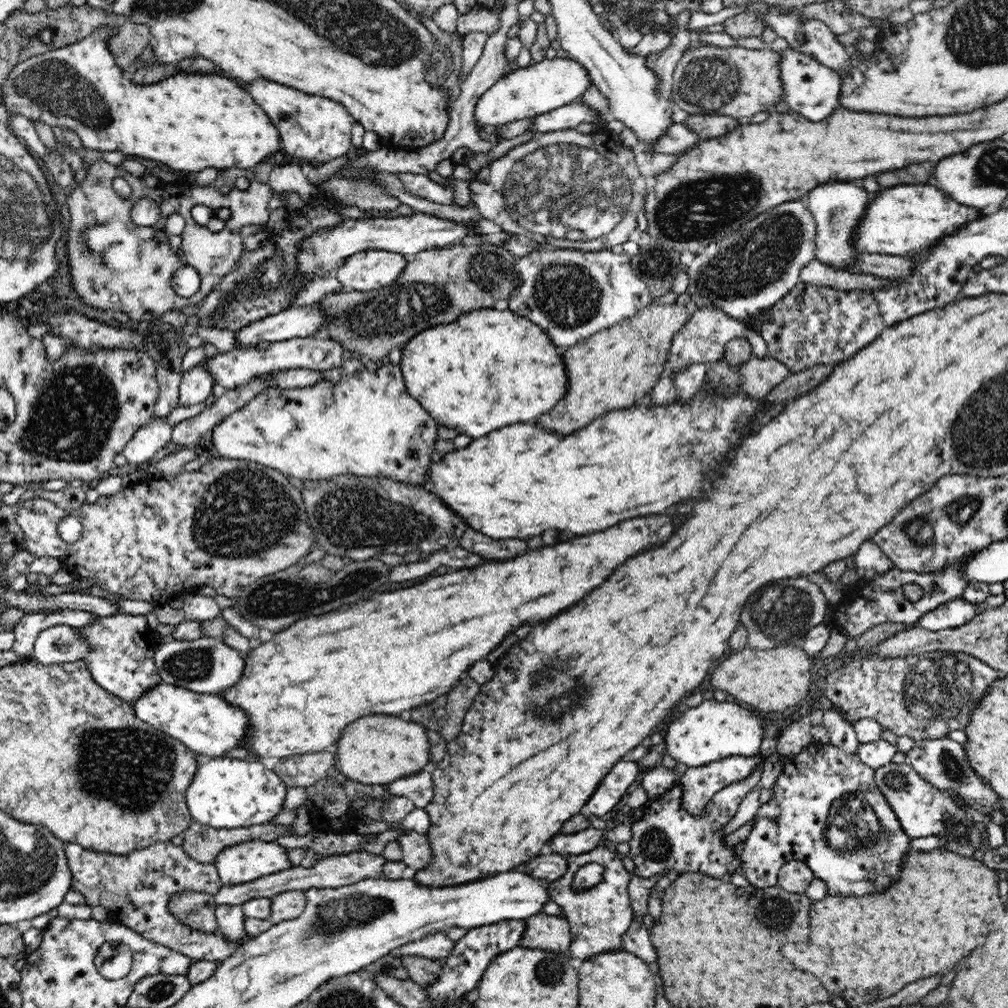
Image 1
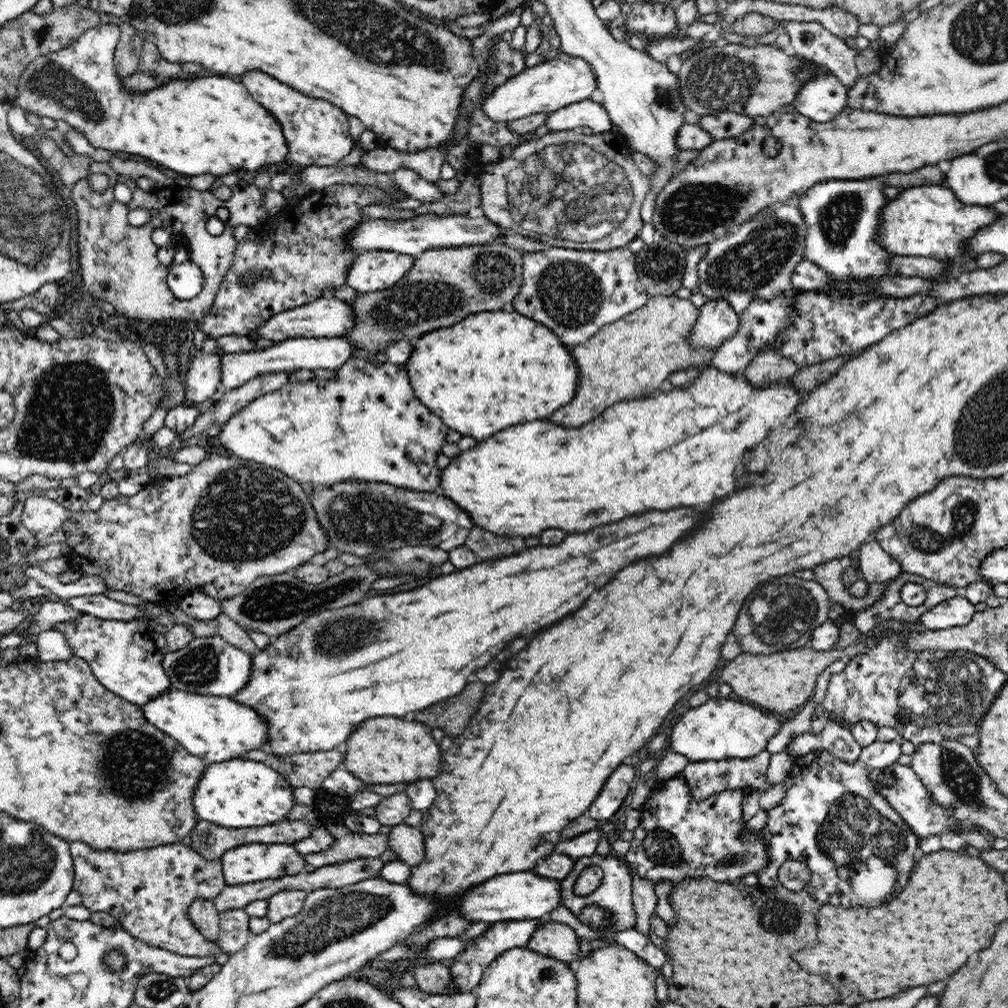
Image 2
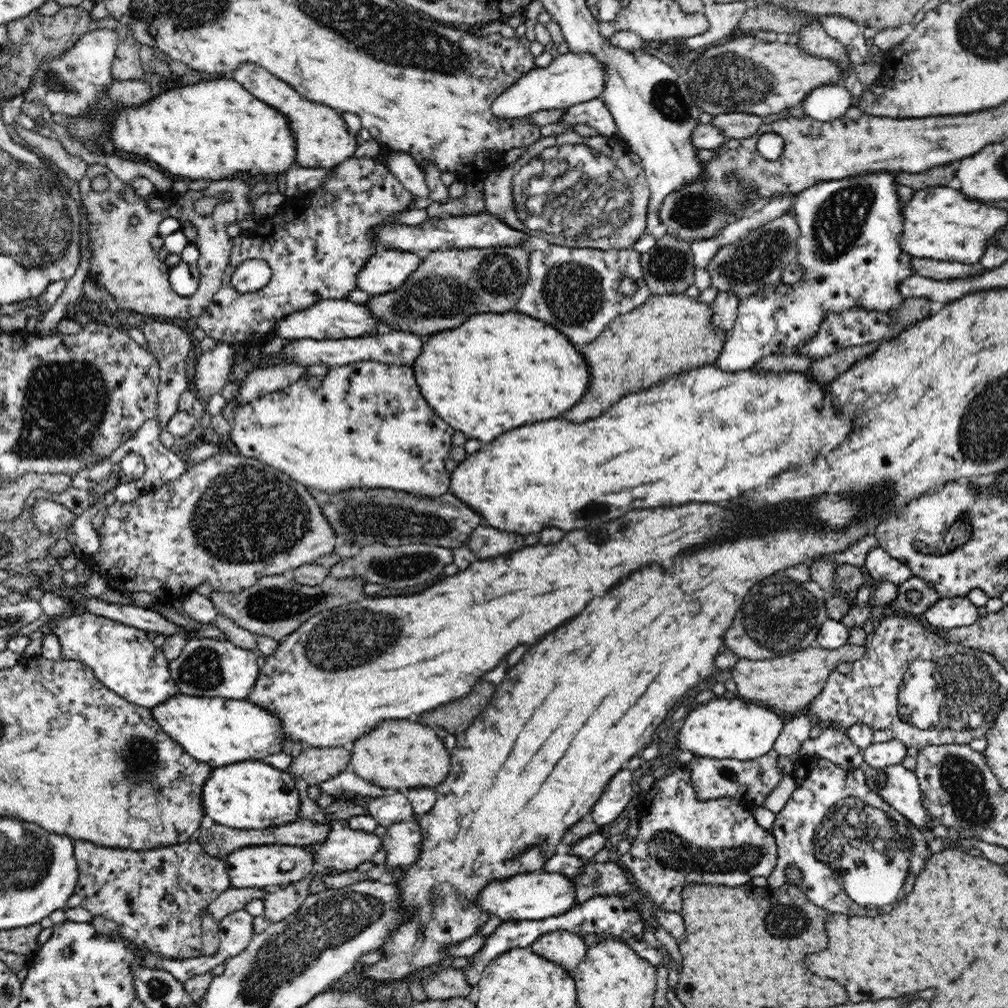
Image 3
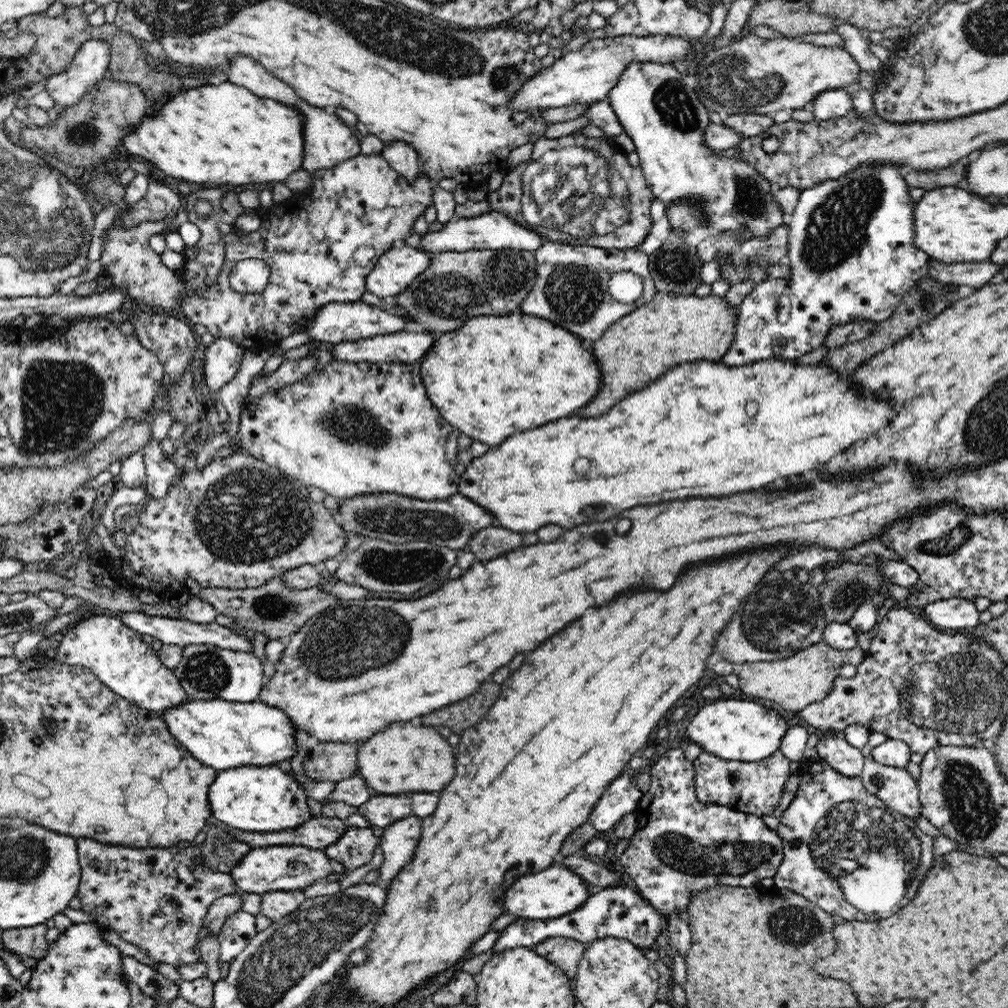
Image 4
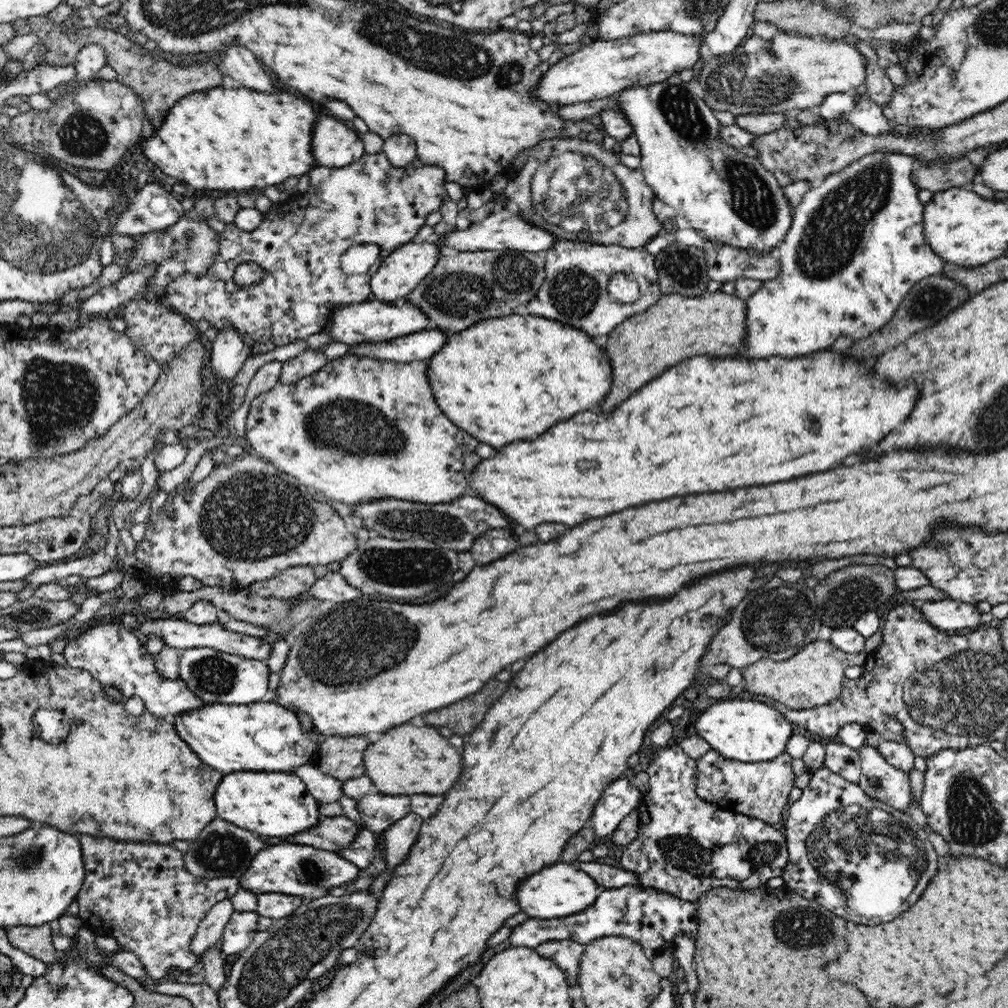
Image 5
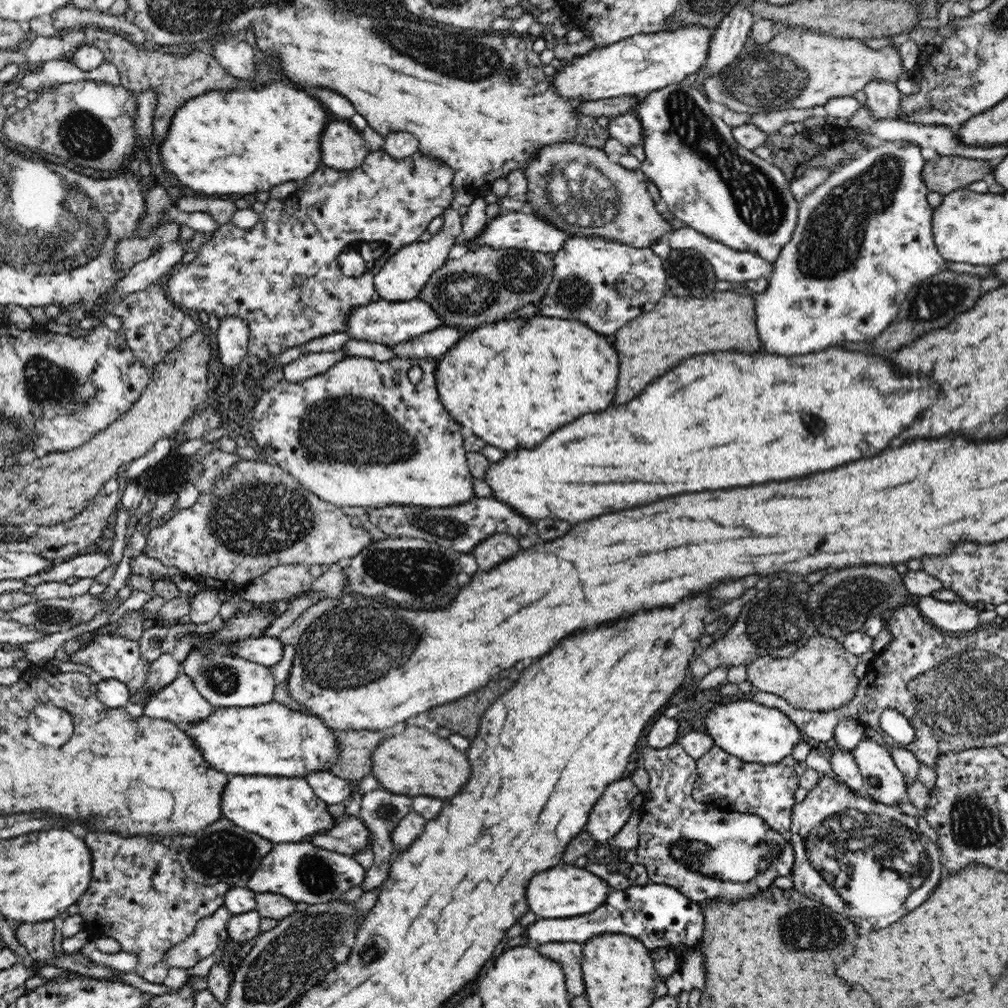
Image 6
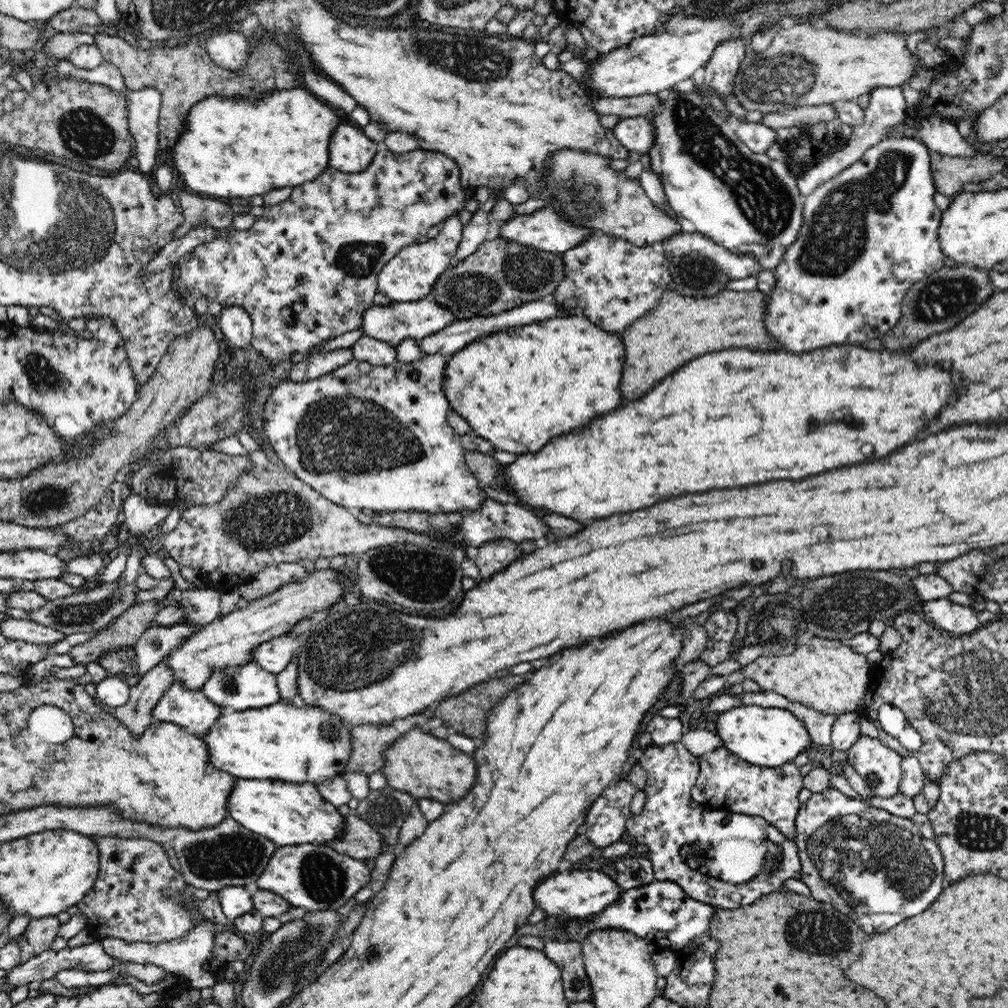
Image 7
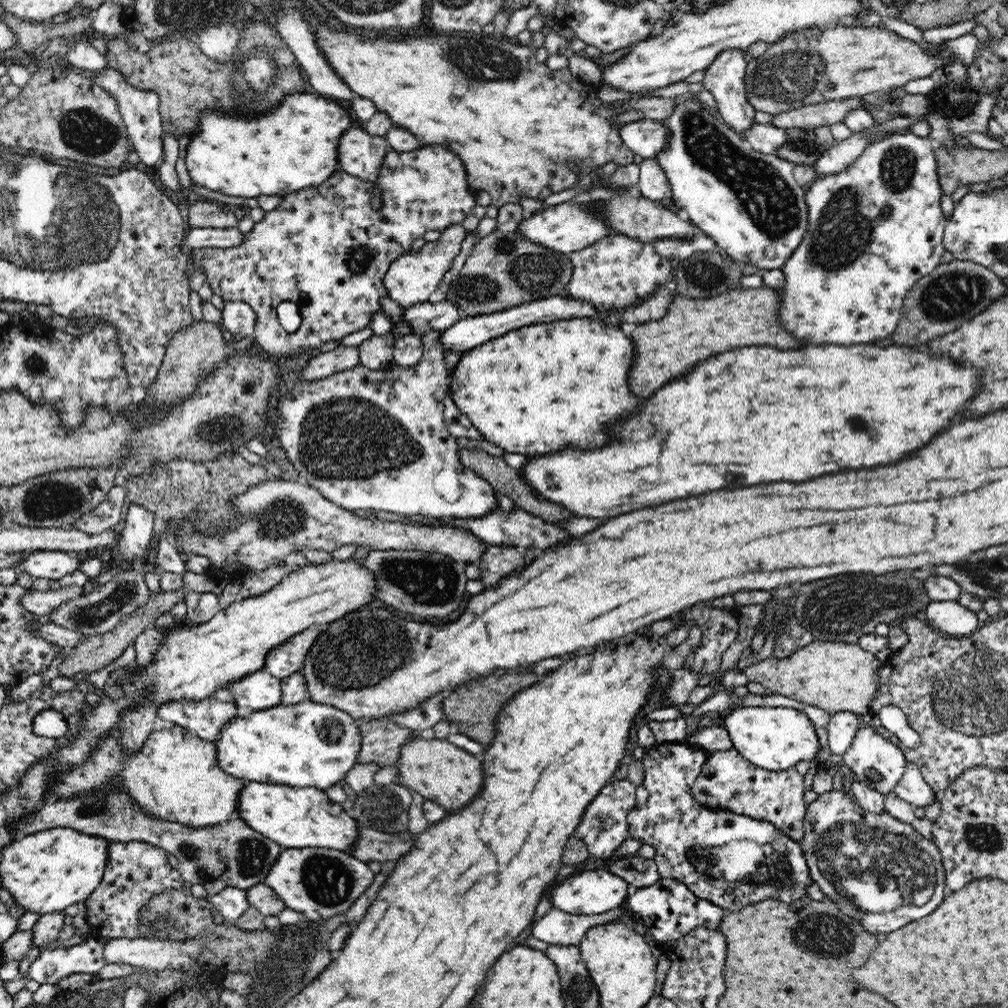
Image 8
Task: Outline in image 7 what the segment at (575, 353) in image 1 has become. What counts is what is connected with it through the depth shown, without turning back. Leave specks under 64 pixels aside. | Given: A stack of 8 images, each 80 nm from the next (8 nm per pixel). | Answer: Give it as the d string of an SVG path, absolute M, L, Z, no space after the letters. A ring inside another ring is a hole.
M723 289L712 297L695 298L667 291L655 309L636 319L619 334L626 361L622 374L622 396L636 400L644 396L656 382L680 369L694 358L719 350L752 349L778 351L780 343L774 341L762 323L765 295L752 292L734 292Z

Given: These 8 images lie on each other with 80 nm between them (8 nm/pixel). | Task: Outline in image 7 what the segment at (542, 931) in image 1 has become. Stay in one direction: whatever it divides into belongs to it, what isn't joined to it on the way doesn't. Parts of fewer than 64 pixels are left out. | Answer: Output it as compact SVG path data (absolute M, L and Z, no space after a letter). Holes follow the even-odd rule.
M546 940L544 955L561 968L561 978L568 1002L592 1001L592 987L584 971L583 950L578 941Z

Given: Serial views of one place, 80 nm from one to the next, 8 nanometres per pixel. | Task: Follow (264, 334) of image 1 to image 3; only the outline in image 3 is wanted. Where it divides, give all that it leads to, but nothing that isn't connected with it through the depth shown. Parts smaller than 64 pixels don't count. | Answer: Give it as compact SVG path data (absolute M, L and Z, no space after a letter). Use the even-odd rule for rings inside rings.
M327 299L310 306L308 309L298 310L292 314L286 314L272 326L270 336L284 340L315 338L316 340L338 340L338 338L358 338L364 332L370 332L376 328L374 315L363 304L353 304L347 299Z

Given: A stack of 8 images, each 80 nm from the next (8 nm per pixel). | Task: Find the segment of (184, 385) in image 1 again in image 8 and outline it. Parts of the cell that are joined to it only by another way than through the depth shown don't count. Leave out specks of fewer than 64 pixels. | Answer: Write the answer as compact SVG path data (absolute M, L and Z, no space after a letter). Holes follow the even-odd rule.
M226 302L222 312L222 327L241 344L250 345L254 339L256 313L244 302Z

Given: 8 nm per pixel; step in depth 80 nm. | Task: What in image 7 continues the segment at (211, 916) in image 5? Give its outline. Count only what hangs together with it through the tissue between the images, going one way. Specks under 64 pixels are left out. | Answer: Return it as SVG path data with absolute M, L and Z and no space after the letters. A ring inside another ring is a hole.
M204 918L196 923L186 936L171 940L170 942L163 942L159 945L144 942L128 943L122 941L122 939L110 937L104 938L99 942L104 947L106 954L114 958L121 958L122 960L127 960L127 962L136 962L136 964L146 964L146 962L155 964L163 968L167 973L179 973L183 975L188 980L190 987L200 990L201 988L211 988L215 984L214 974L204 971L202 964L211 958L216 933L222 928L220 924Z

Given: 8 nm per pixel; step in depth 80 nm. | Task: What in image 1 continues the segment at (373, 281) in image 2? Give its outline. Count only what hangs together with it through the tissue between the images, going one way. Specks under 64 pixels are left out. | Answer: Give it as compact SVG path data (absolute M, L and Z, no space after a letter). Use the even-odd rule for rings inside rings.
M384 250L352 254L337 271L344 290L367 292L389 286L400 276L407 261L403 255Z

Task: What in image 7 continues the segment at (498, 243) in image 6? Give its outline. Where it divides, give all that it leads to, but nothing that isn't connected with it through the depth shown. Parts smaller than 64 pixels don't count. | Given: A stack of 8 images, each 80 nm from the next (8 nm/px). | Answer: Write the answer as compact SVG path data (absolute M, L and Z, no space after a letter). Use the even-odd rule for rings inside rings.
M550 206L536 209L530 214L514 215L504 221L504 226L500 229L500 235L498 240L504 240L505 242L512 242L522 246L529 246L530 248L536 248L543 252L559 253L562 255L568 250L574 249L574 246L583 242L587 237L590 237L593 232L574 226L572 222L559 216Z

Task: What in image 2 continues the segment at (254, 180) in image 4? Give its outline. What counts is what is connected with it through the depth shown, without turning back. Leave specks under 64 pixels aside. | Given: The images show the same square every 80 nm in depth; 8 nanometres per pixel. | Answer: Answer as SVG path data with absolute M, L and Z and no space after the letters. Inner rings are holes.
M101 25L98 27L90 28L88 31L84 32L76 42L73 42L70 46L56 50L56 52L50 52L48 54L40 55L32 62L28 62L22 72L20 72L20 78L17 79L16 83L13 83L18 89L16 96L10 100L11 106L18 106L24 109L26 114L35 114L40 119L50 118L50 120L64 120L75 130L82 133L86 140L94 148L105 148L106 150L111 150L112 152L128 152L131 155L143 156L144 158L150 158L154 162L158 162L160 166L165 166L174 170L174 172L179 174L190 174L190 176L200 176L200 174L214 174L214 176L224 176L224 174L232 173L232 170L248 170L250 175L255 172L266 168L268 164L282 164L284 160L287 159L288 145L284 140L284 135L282 134L282 127L276 121L271 114L268 114L258 102L252 100L253 96L247 91L247 88L243 85L241 81L234 81L228 77L220 76L208 76L206 78L199 77L196 80L174 80L170 81L164 80L160 83L160 88L152 88L152 90L146 90L146 92L131 92L127 88L123 87L123 82L121 77L117 74L115 67L115 49L116 42L120 38L120 30L118 26L114 25Z

